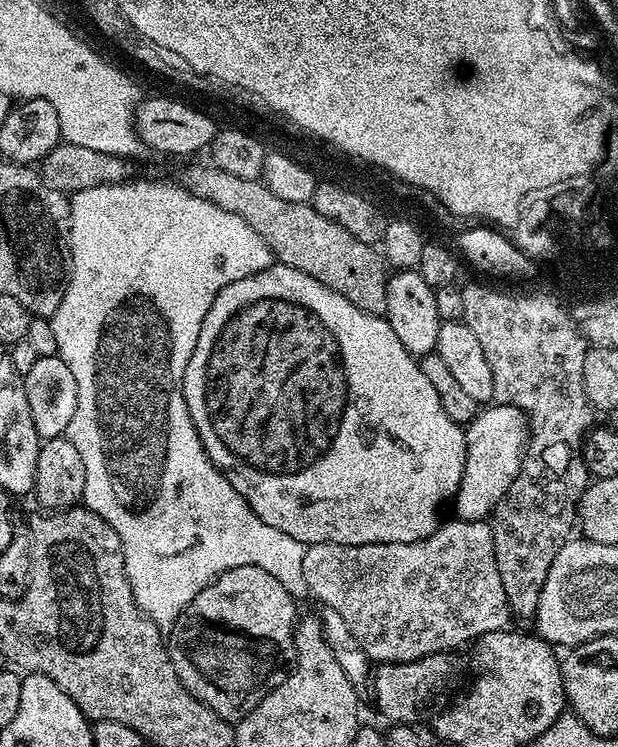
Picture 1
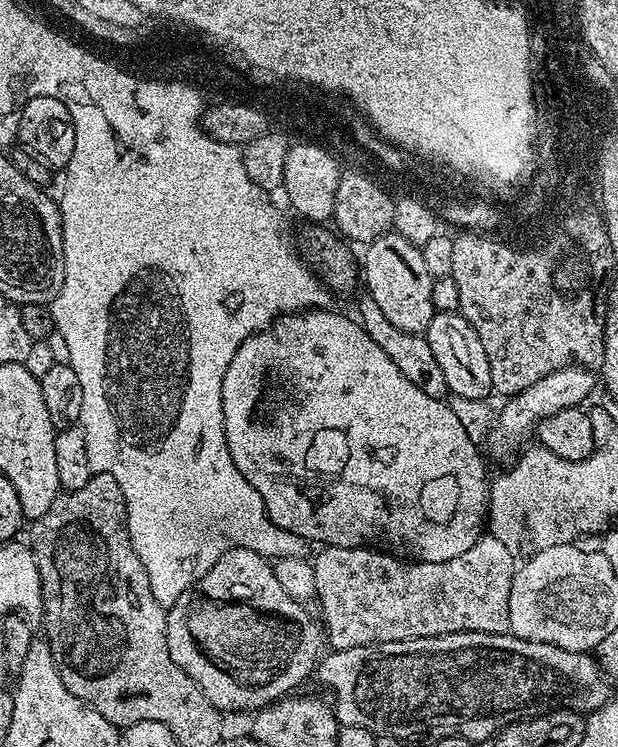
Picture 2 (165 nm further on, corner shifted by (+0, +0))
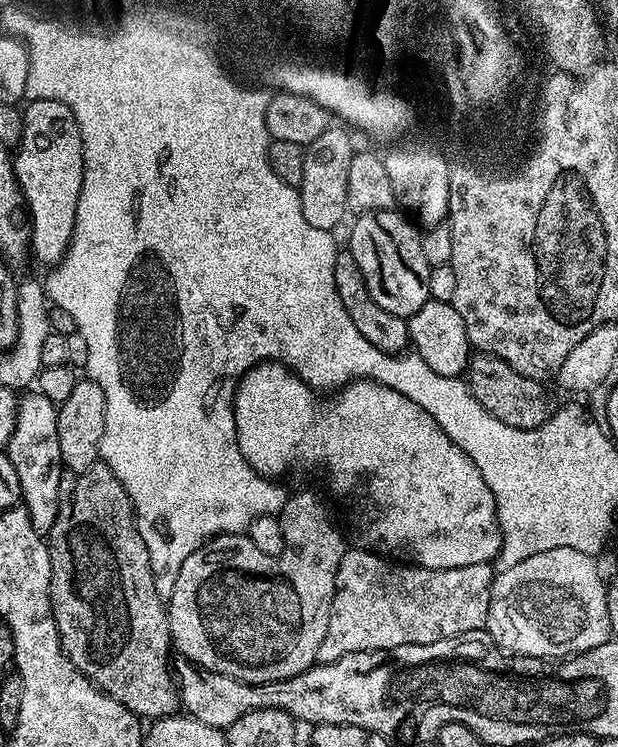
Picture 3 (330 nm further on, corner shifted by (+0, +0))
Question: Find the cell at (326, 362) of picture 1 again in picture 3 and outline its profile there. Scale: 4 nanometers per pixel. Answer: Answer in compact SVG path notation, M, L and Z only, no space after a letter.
M275 362L256 364L241 378L240 385L236 387L236 405L234 406L236 441L246 462L255 472L269 478L280 478L283 472L288 472L291 468L324 468L325 474L328 475L329 486L338 495L345 496L354 507L368 512L368 528L372 531L372 537L369 538L367 547L385 557L414 564L418 568L474 566L495 561L499 557L505 547L506 537L500 532L494 494L490 494L490 486L486 486L486 478L482 478L478 466L474 466L470 457L442 431L438 422L434 422L434 418L430 418L430 414L426 414L426 410L422 410L422 406L410 402L410 398L398 394L390 386L373 380L354 380L351 384L346 384L339 389L338 394L333 395L336 397L326 401L325 404L316 396L319 395L309 388L306 381L300 379L292 369Z

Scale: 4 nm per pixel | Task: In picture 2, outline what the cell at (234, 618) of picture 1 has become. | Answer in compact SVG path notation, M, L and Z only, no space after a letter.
M231 547L227 552L221 554L214 562L214 566L207 572L204 577L196 581L188 591L183 592L175 602L167 609L168 617L168 649L170 650L170 658L174 658L174 662L184 671L187 676L194 678L196 685L202 690L202 694L206 694L206 698L210 698L210 702L221 713L228 712L248 712L268 707L281 696L287 696L303 682L307 676L313 675L314 669L322 655L320 649L320 640L322 644L322 628L319 623L312 621L312 616L308 613L309 609L303 604L299 604L294 598L290 598L290 594L286 594L286 590L282 590L278 578L270 567L269 561L261 556L259 552L250 550L249 548Z

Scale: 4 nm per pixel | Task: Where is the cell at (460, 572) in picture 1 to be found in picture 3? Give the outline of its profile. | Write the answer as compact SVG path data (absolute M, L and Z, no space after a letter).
M363 547L345 551L342 562L338 566L338 578L336 579L336 593L332 603L330 614L330 626L326 626L326 638L322 646L318 646L317 661L322 664L338 662L348 652L388 652L398 646L410 646L411 644L425 644L426 642L442 642L446 638L461 636L467 632L481 631L488 623L488 611L490 610L490 598L492 597L492 582L494 579L494 568L491 563L475 564L474 566L454 566L453 568L418 568L407 562L393 562L383 555Z

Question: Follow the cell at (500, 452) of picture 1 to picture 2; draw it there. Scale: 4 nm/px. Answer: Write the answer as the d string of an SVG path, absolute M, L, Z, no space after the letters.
M583 366L554 370L554 374L546 374L546 378L538 378L534 386L526 386L526 390L503 401L504 405L501 406L500 412L498 408L495 413L494 423L486 437L486 445L488 444L489 450L498 460L506 460L512 455L515 457L529 443L542 418L563 408L577 407L584 402L580 400L586 399L591 394L595 384L598 384L597 373Z

